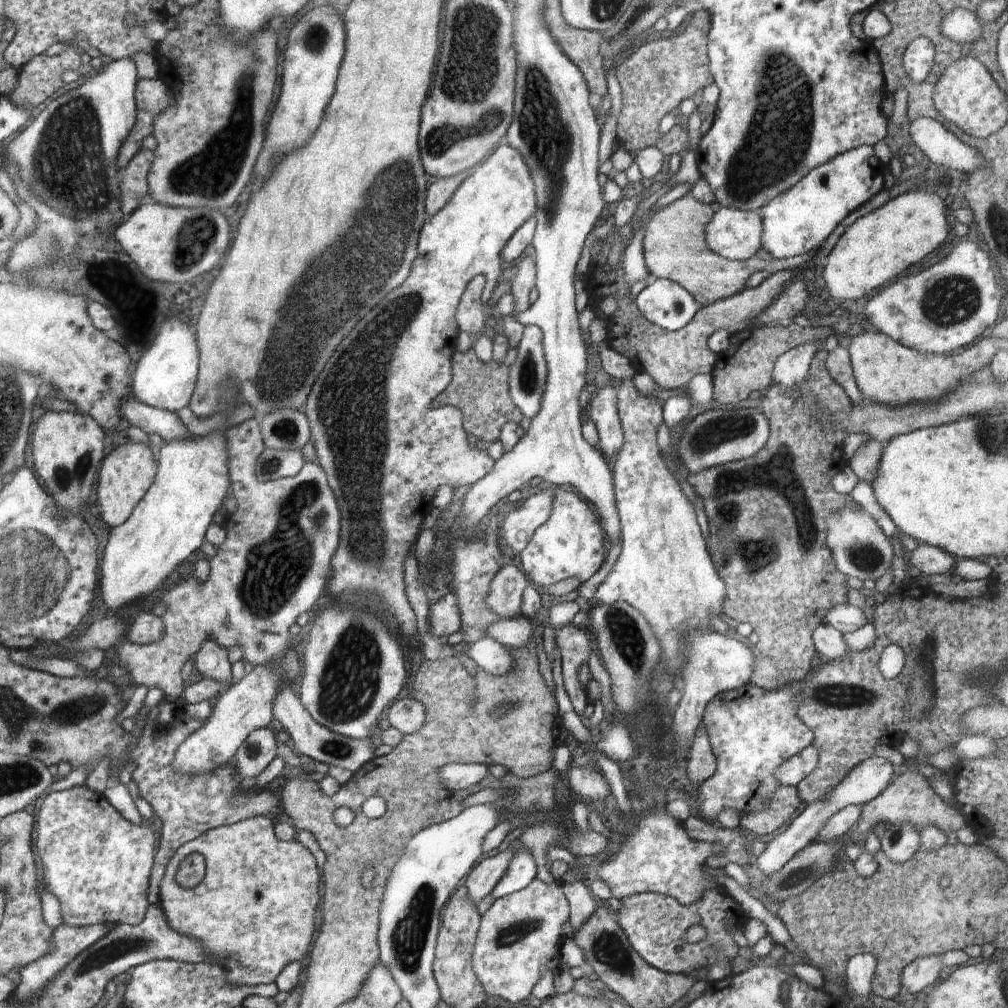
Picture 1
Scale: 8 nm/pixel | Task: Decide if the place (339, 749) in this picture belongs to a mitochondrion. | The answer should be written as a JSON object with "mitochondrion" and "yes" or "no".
{"mitochondrion":"yes"}

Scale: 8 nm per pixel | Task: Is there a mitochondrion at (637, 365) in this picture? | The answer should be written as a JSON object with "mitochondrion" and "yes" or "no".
{"mitochondrion":"no"}

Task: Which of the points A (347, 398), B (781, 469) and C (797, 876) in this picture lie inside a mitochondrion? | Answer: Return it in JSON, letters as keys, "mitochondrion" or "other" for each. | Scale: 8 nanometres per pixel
{"A":"mitochondrion","B":"mitochondrion","C":"mitochondrion"}

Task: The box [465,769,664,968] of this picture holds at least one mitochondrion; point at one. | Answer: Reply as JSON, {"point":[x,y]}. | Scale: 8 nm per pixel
{"point":[509,934]}

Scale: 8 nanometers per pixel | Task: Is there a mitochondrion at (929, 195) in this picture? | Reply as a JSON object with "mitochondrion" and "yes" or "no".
{"mitochondrion":"no"}

